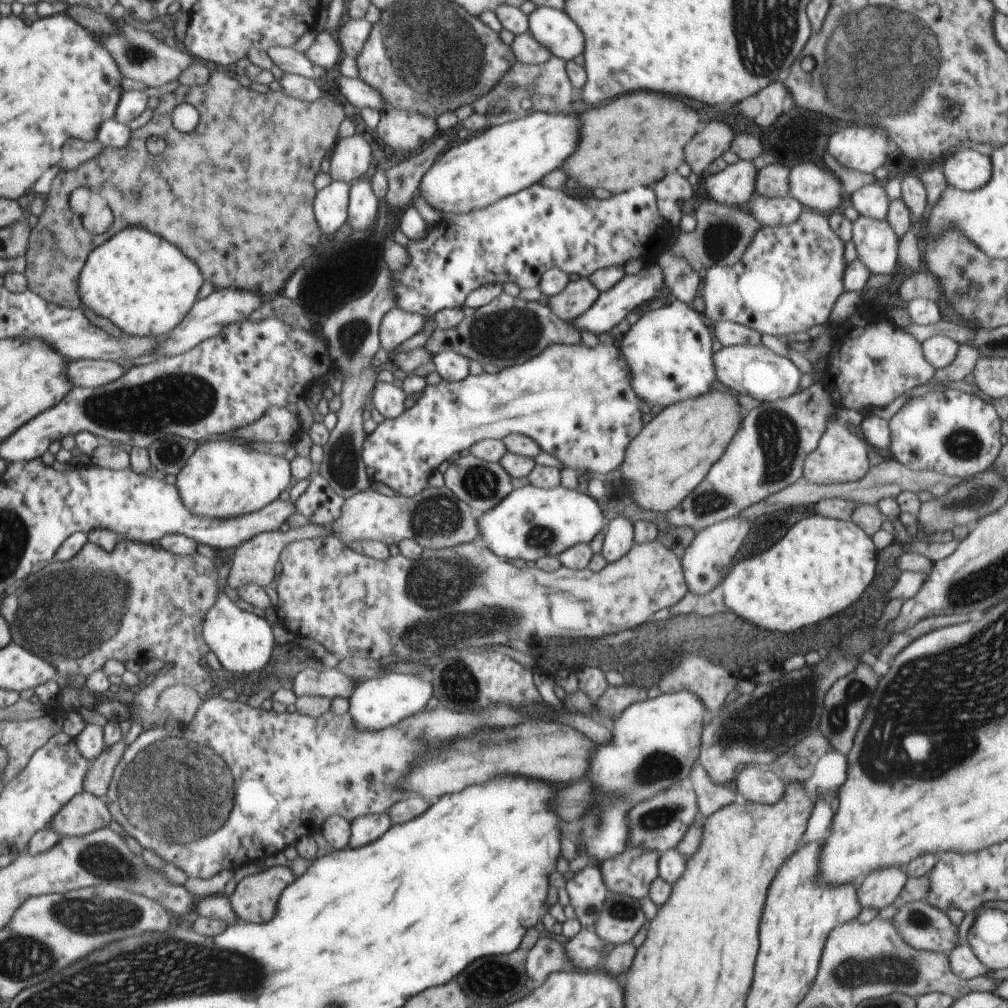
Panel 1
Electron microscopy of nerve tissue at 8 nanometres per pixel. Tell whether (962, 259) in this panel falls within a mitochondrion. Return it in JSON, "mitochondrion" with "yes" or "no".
{"mitochondrion":"no"}

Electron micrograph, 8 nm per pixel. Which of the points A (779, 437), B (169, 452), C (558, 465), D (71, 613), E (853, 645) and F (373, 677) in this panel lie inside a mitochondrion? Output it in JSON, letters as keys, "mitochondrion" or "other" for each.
{"A":"mitochondrion","B":"mitochondrion","C":"other","D":"mitochondrion","E":"mitochondrion","F":"other"}

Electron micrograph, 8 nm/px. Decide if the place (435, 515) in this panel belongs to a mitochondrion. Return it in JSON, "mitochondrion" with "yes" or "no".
{"mitochondrion":"yes"}

